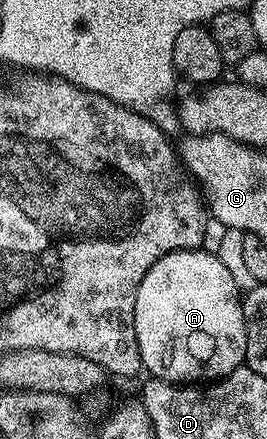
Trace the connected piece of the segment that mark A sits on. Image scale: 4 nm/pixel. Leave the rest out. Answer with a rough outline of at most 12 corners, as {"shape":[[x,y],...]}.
{"shape":[[170,253],[137,287],[144,370],[214,383],[247,356],[218,255]]}

